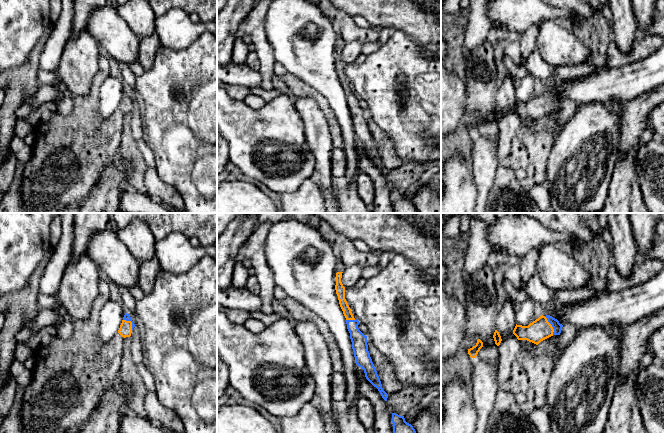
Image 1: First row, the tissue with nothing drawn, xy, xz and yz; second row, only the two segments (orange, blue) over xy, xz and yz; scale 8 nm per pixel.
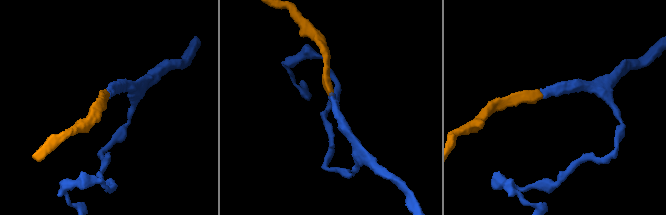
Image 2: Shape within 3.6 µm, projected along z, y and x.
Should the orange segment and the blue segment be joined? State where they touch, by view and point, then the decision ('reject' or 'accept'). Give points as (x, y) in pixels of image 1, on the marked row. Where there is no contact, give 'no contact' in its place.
yz (551, 325) | accept

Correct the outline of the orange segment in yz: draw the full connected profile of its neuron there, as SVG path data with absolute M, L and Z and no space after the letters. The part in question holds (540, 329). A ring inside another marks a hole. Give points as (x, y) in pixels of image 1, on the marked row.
M541 315L528 326L517 325L513 334L518 340L527 340L538 345L541 341L553 336L560 335L563 325L550 315Z

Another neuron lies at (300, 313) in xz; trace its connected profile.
M289 297L281 300L280 303L287 309L287 311L296 321L311 321L317 326L327 343L333 371L343 373L344 365L341 352L336 342L336 338L328 328L327 323L310 309L298 304Z

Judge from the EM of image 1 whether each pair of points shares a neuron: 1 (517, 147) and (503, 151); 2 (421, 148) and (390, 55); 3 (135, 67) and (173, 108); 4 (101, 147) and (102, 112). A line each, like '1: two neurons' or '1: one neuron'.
1: two neurons
2: one neuron
3: two neurons
4: two neurons

